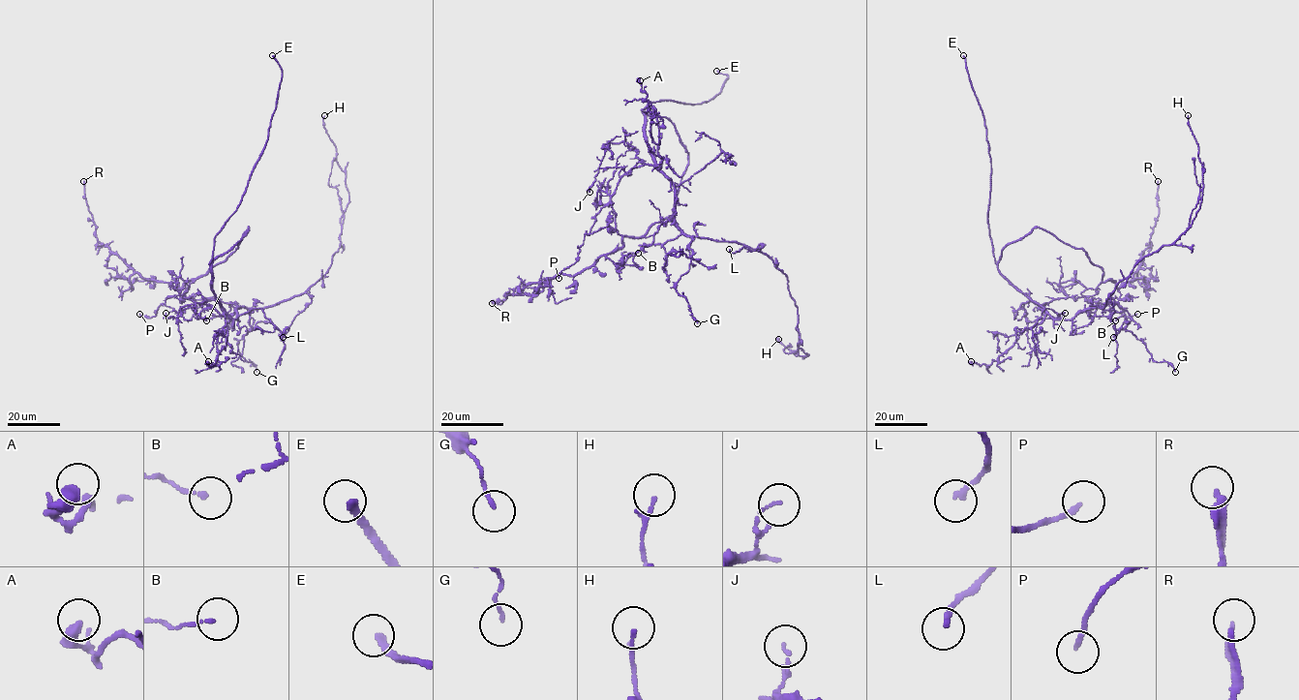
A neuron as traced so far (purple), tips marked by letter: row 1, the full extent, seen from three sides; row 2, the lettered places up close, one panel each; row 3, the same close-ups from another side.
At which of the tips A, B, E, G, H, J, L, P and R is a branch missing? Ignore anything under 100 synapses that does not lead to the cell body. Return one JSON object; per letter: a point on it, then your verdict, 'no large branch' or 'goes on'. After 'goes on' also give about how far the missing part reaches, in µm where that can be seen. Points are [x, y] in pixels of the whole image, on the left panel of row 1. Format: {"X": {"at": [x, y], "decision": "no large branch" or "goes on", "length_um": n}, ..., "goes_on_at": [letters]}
{"A": {"at": [208, 361], "decision": "no large branch"}, "B": {"at": [206, 320], "decision": "no large branch"}, "E": {"at": [272, 55], "decision": "goes on", "length_um": 120}, "G": {"at": [256, 372], "decision": "no large branch"}, "H": {"at": [324, 115], "decision": "no large branch"}, "J": {"at": [166, 313], "decision": "no large branch"}, "L": {"at": [283, 337], "decision": "no large branch"}, "P": {"at": [139, 314], "decision": "no large branch"}, "R": {"at": [83, 181], "decision": "no large branch"}, "goes_on_at": ["E"]}

